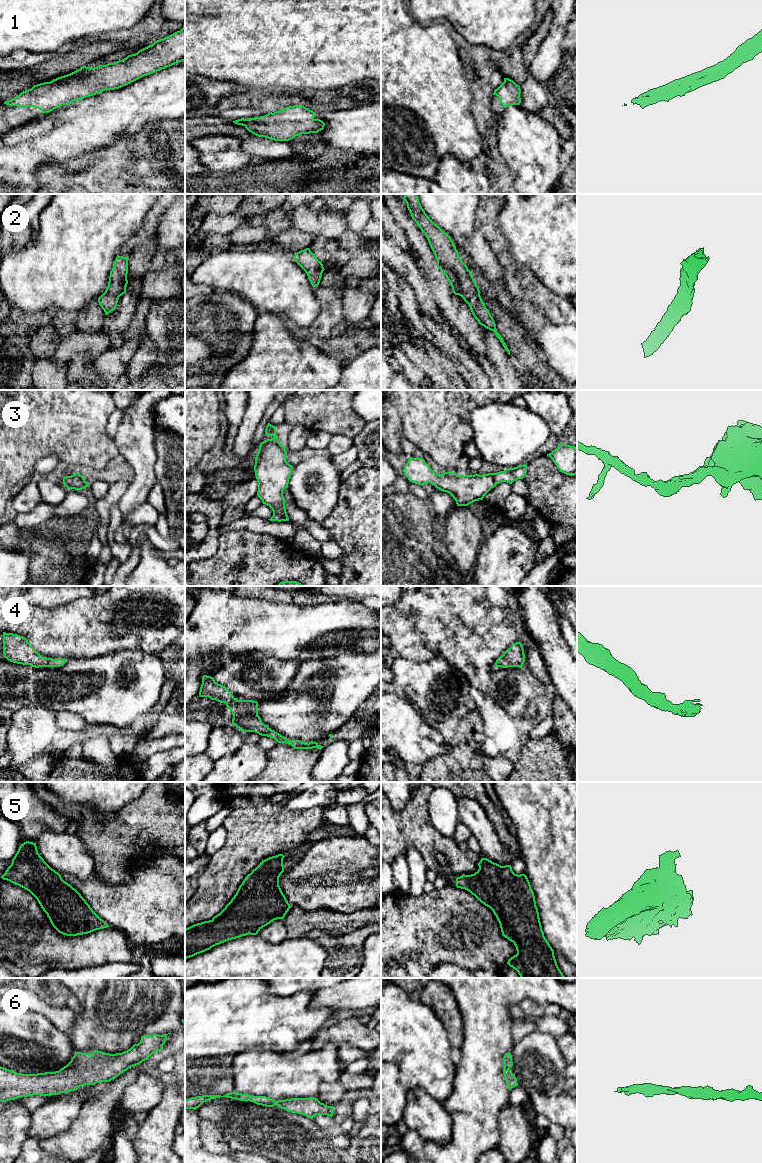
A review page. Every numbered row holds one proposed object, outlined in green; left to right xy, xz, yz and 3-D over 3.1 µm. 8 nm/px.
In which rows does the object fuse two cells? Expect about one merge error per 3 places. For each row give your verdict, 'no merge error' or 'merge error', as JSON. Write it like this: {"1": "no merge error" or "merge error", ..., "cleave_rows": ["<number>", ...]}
{"1": "no merge error", "2": "no merge error", "3": "no merge error", "4": "no merge error", "5": "no merge error", "6": "no merge error", "cleave_rows": []}

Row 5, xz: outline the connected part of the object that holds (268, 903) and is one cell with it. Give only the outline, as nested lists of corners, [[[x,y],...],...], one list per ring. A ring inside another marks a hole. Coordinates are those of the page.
[[[283,854],[269,857],[252,870],[239,886],[236,894],[225,908],[209,921],[194,924],[185,929],[185,959],[210,950],[212,947],[226,941],[236,939],[246,935],[257,935],[258,932],[271,922],[277,919],[284,919],[291,908],[285,895],[279,886],[279,877],[284,872]]]

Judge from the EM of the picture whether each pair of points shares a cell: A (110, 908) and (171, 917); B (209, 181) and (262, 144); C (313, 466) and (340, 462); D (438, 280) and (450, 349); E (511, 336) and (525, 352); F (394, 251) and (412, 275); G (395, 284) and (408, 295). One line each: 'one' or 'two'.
A: one
B: two
C: two
D: two
E: one
F: one
G: one

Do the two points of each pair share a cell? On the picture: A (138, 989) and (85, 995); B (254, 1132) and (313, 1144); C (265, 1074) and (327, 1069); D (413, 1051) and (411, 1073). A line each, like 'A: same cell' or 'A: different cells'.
A: same cell
B: same cell
C: same cell
D: same cell

